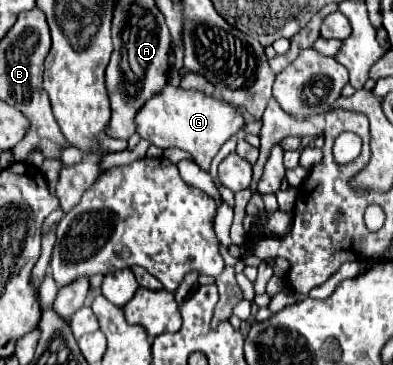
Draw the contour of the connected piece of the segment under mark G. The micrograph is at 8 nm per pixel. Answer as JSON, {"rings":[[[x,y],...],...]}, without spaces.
{"rings":[[[166,86],[160,94],[152,96],[142,110],[136,114],[136,132],[140,138],[150,140],[154,146],[166,148],[180,148],[192,154],[194,162],[208,172],[212,158],[218,154],[222,144],[230,140],[240,128],[244,126],[244,116],[238,108],[224,98],[214,98],[198,90],[182,90],[174,86]]]}

